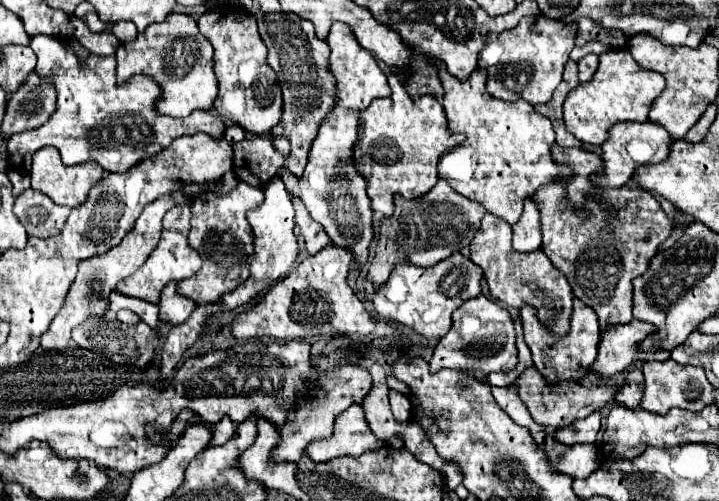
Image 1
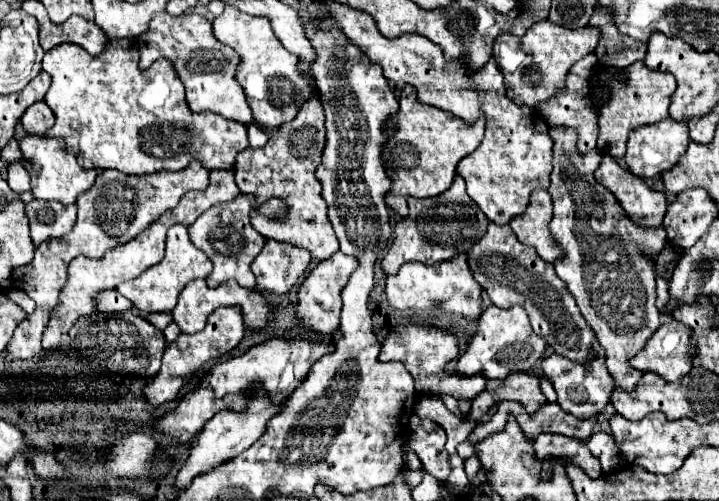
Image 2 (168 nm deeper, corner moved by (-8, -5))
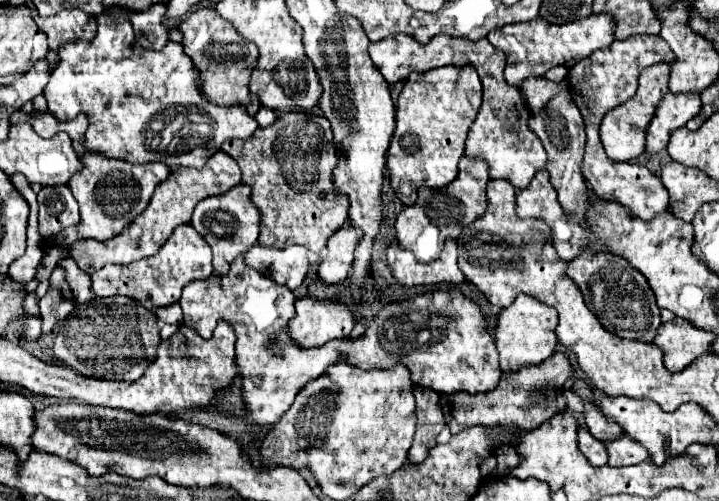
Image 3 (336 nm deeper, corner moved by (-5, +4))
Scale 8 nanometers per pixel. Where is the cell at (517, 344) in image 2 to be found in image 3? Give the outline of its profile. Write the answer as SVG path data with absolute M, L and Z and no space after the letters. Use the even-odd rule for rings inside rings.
M519 294L509 308L503 308L497 316L497 326L493 330L495 346L499 350L499 368L503 374L511 374L521 366L539 364L549 358L557 346L555 336L557 312L543 302L537 302L529 294Z

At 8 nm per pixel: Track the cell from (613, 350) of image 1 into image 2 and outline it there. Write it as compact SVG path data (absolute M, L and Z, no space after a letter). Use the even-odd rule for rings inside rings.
M668 319L650 337L646 347L630 359L638 371L652 371L666 381L680 381L692 369L696 345L692 343L692 329L684 323Z

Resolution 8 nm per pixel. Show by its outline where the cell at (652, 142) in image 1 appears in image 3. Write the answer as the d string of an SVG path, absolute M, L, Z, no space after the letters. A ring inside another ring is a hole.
M667 94L659 102L651 124L645 130L645 154L653 156L665 150L671 132L685 126L687 120L699 114L699 110L699 94Z

